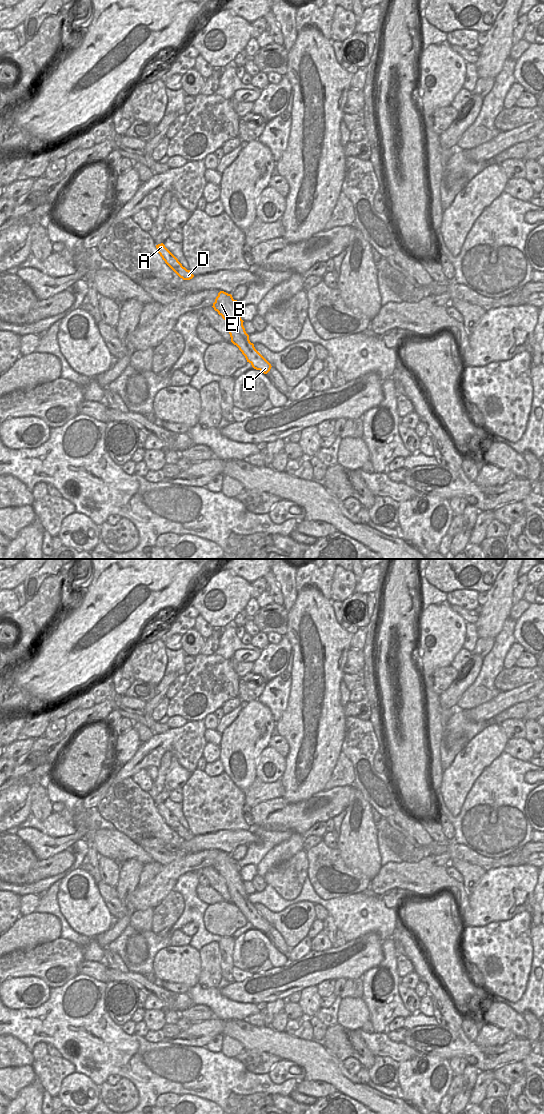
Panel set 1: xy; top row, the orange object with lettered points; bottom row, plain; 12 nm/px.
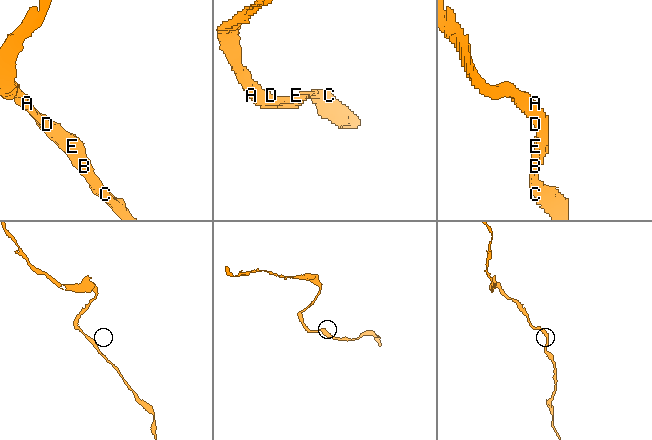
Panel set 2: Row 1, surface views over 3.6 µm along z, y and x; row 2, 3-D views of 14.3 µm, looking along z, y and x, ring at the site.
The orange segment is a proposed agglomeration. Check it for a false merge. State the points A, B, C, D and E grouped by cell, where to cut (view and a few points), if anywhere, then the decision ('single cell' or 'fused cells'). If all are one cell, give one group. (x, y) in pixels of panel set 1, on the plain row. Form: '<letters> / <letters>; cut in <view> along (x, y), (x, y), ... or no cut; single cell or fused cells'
A B C D E; no cut; single cell

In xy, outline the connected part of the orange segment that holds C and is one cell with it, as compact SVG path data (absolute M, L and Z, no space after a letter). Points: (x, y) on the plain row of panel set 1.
M220 851L212 867L226 881L231 902L239 908L247 922L249 922L254 929L267 934L272 926L255 909L254 904L250 902L249 895L243 886L244 881L239 874L240 868L237 865L237 860L234 860L231 854Z

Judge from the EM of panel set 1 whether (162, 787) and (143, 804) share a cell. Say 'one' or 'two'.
two

